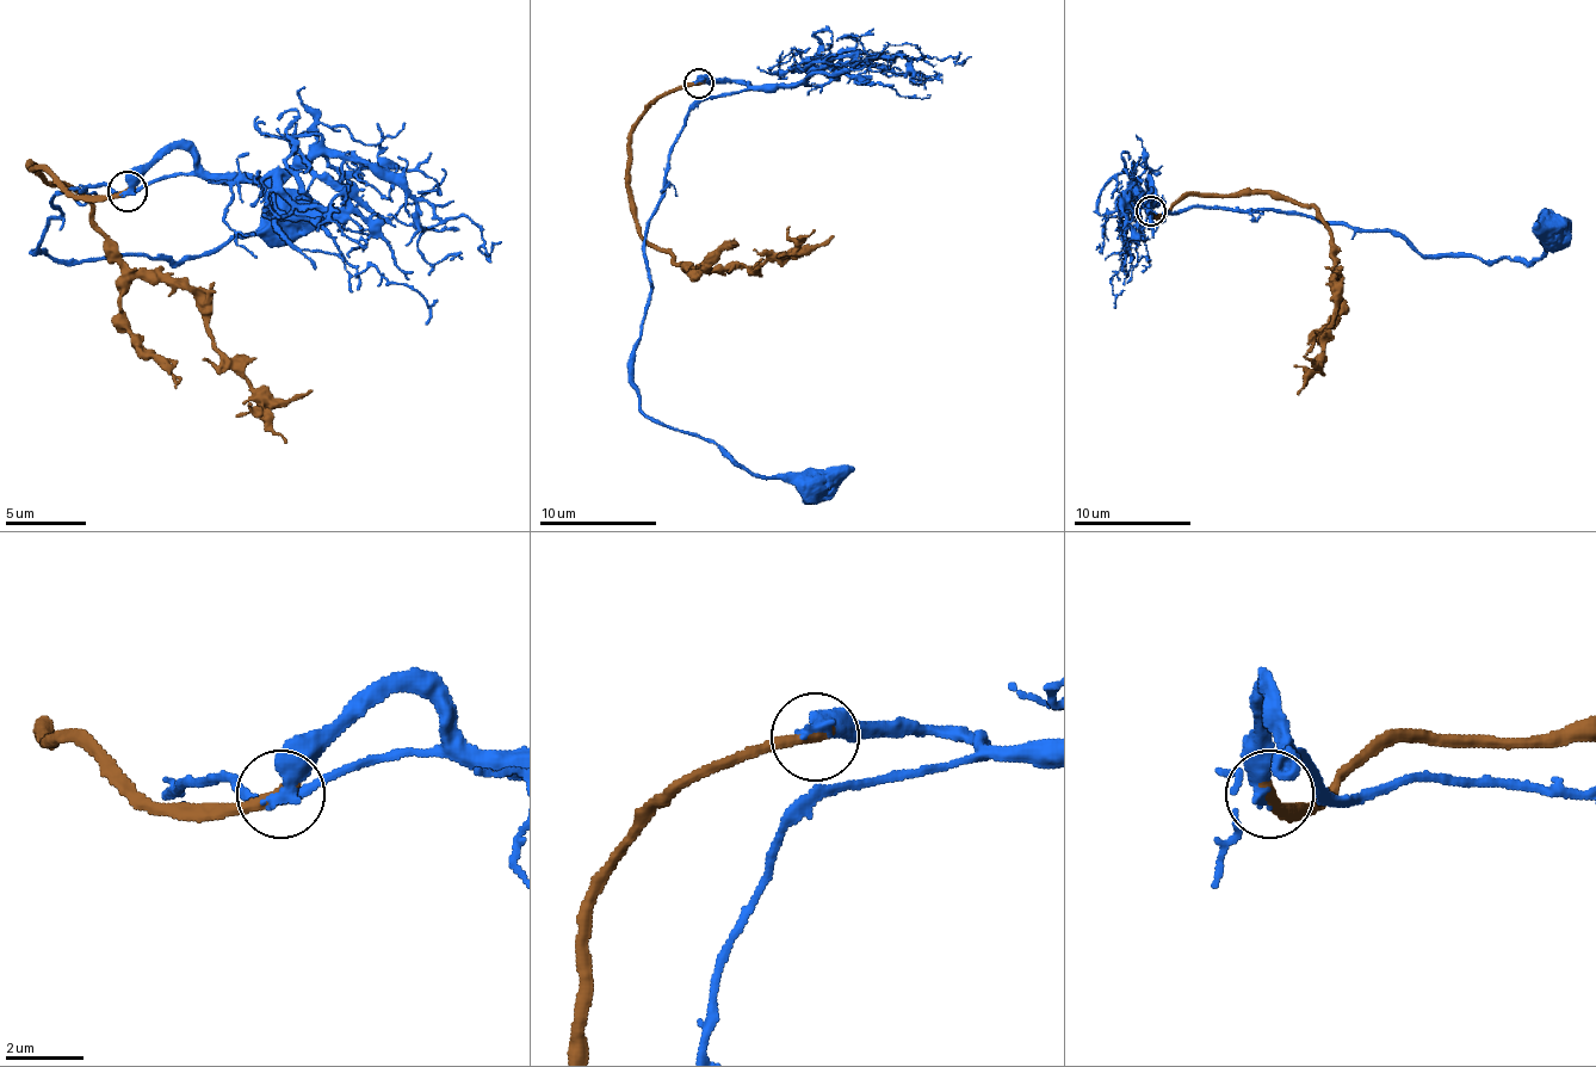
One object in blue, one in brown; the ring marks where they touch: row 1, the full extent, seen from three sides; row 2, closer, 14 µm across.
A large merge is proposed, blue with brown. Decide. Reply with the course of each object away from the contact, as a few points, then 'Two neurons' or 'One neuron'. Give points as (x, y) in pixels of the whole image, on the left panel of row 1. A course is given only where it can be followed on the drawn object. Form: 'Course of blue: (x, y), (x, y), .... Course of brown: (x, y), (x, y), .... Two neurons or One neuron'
Course of blue: (127, 192), (174, 148), (195, 160), (130, 192), (57, 192), (37, 252), (183, 260), (303, 236), (340, 208). Course of brown: (127, 192), (74, 196), (45, 167), (30, 167), (90, 204), (130, 269), (203, 297), (211, 345), (288, 442). One neuron

